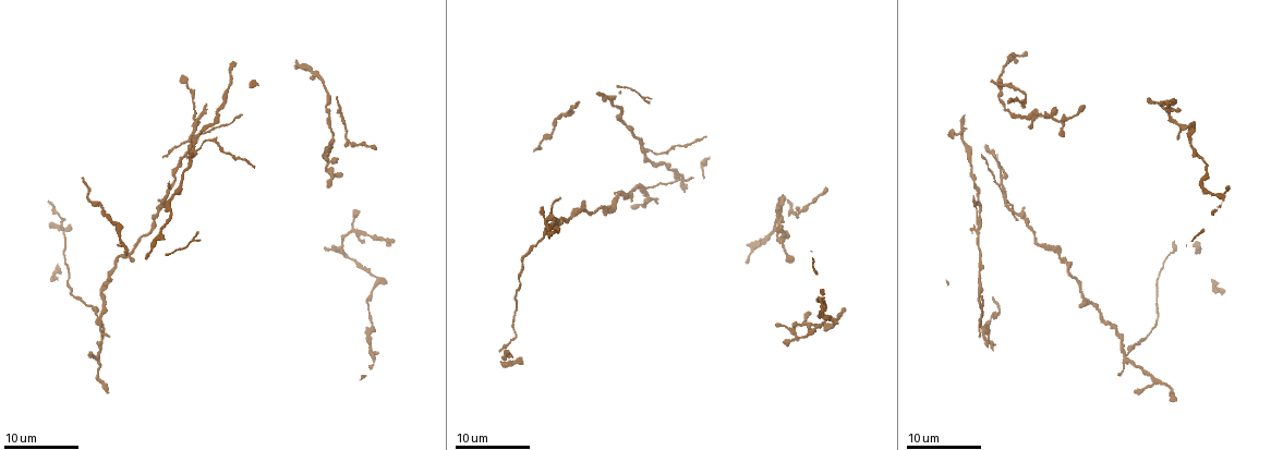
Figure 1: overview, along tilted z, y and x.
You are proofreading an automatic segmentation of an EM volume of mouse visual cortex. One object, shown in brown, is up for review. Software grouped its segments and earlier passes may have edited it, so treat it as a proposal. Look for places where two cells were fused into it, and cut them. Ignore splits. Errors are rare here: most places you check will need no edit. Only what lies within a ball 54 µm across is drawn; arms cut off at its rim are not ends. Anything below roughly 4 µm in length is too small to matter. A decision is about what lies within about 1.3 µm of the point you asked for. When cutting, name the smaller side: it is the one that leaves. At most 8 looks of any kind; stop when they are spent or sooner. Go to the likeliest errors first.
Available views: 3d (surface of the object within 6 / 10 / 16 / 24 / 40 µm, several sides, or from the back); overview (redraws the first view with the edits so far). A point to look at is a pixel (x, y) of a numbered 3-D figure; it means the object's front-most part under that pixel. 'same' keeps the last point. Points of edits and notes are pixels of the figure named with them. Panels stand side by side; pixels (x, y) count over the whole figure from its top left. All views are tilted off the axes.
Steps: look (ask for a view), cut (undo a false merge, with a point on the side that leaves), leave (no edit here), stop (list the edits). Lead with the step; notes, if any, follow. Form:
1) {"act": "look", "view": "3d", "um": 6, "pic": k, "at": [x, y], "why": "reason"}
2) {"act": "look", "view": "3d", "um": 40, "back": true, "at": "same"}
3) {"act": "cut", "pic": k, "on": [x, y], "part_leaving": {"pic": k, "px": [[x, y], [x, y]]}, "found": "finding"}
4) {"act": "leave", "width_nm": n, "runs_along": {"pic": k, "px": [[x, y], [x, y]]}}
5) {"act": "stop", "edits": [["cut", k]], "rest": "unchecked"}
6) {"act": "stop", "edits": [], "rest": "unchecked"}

{"act": "look", "view": "3d", "um": 10, "pic": 1, "at": [646, 151], "why": "thin arm on a thick one"}

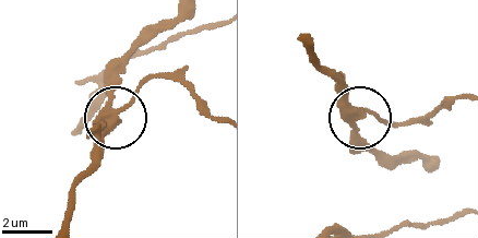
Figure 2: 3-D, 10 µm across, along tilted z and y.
{"act": "leave", "found": "one cell here"}

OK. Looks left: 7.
{"act": "look", "view": "3d", "um": 10, "pic": 1, "at": [1125, 355], "why": "a fork"}

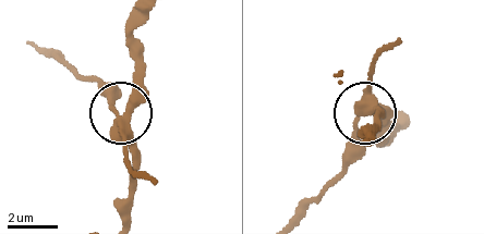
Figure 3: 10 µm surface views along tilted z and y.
{"act": "cut", "pic": 3, "on": [113, 103], "arms": 3, "part_leaving": {"pic": 3, "px": [[121, 122], [113, 88], [47, 47]]}, "found": "two cells meet here"}

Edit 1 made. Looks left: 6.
{"act": "look", "view": "overview"}

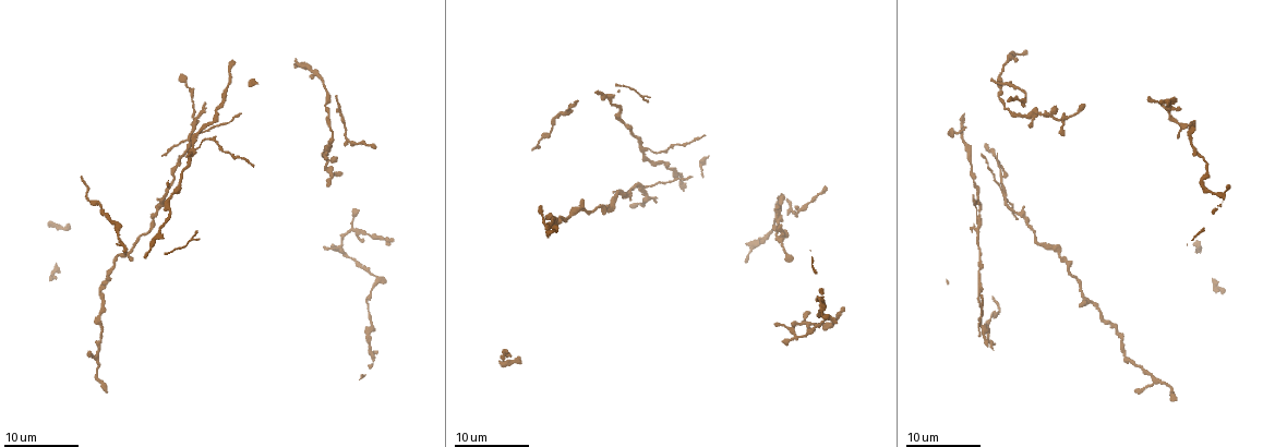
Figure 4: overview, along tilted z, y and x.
{"act": "look", "view": "3d", "um": 16, "pic": 4, "at": [354, 229], "why": "four-way junction"}

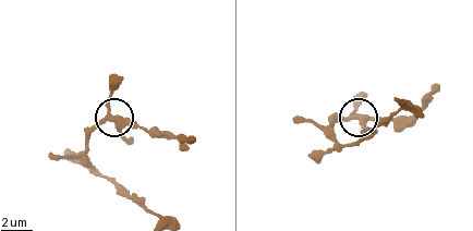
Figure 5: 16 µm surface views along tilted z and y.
{"act": "look", "view": "3d", "um": 6, "pic": 5, "at": [106, 116], "why": "zoom in"}

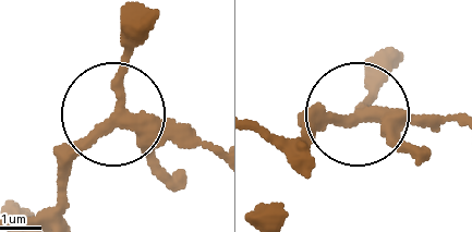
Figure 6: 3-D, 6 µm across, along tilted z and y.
{"act": "leave", "side_arm_um": 7, "found": "all the same cell"}

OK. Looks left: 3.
{"act": "look", "view": "3d", "um": 10, "pic": 4, "at": [570, 215]}

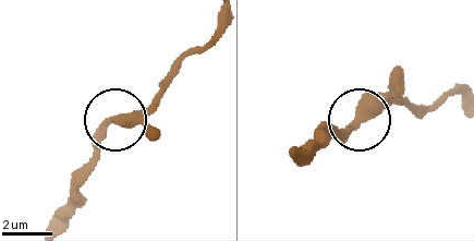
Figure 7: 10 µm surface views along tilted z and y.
{"act": "look", "view": "3d", "um": 6, "pic": 7, "at": [352, 125]}

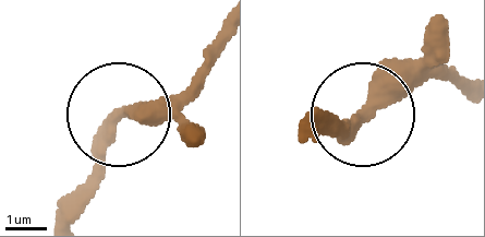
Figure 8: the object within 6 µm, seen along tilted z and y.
{"act": "leave", "runs_along": {"pic": 8, "px": [[460, 75], [408, 85], [307, 135]]}, "found": "continuous, no second cell"}

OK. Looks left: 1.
{"act": "stop", "edits": [["cut", 3]], "rest": "unchecked"}

